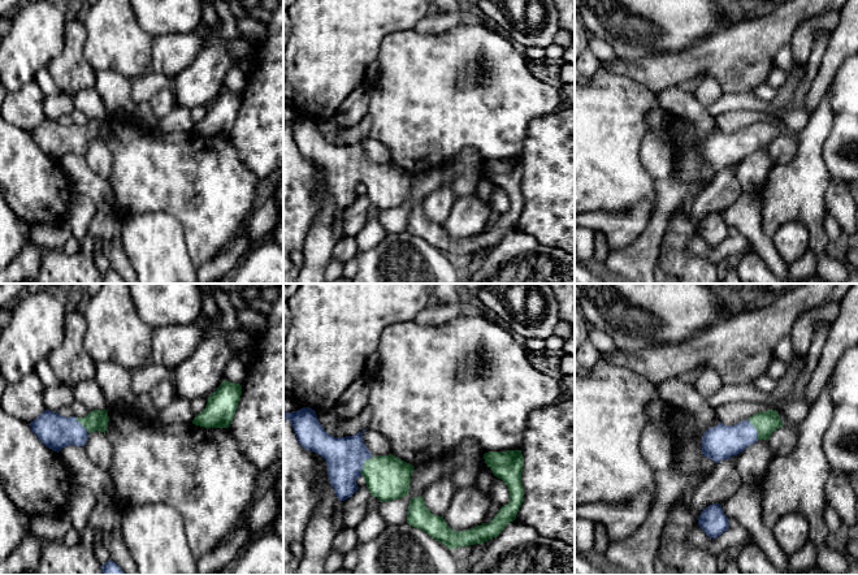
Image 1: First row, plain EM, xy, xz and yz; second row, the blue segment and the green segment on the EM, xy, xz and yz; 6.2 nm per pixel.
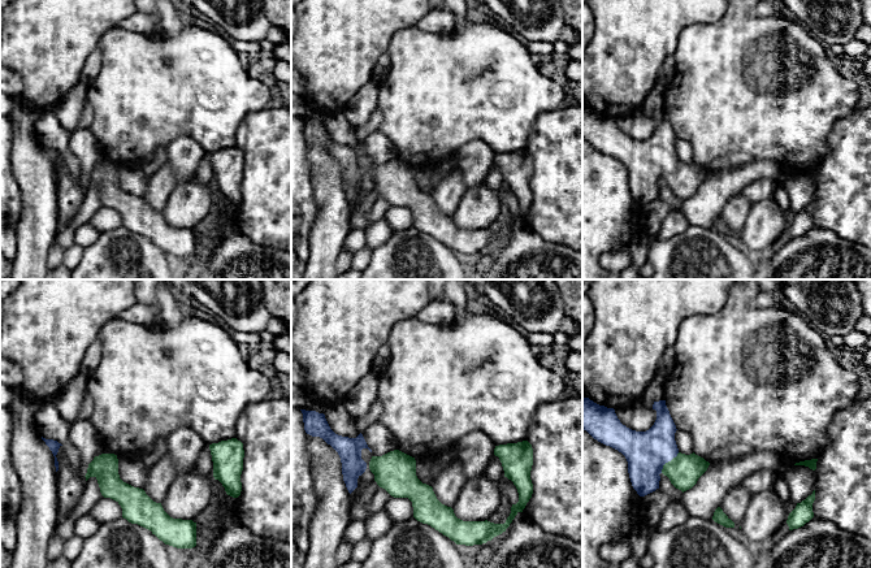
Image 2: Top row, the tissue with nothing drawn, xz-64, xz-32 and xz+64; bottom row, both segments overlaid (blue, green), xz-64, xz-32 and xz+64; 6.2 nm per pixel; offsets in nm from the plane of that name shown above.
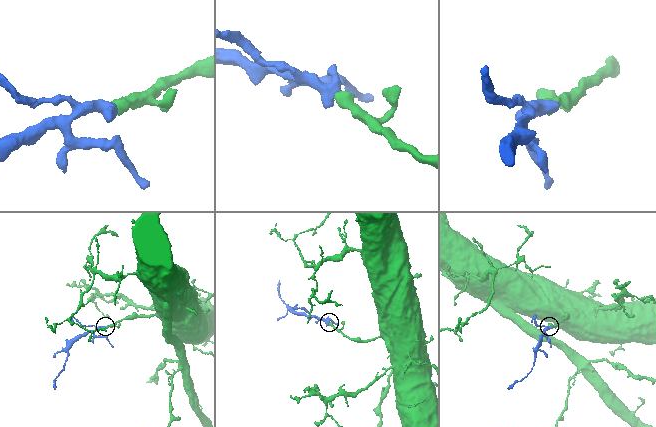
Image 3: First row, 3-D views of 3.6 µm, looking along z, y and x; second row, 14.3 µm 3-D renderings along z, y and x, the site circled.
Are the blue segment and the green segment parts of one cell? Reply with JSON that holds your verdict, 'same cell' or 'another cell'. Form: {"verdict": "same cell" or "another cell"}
{"verdict": "same cell"}

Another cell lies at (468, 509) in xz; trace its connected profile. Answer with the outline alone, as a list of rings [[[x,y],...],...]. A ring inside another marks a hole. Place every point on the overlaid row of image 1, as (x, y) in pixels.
[[[477,485],[463,488],[455,492],[443,519],[454,531],[471,529],[485,523],[490,503],[490,494]]]

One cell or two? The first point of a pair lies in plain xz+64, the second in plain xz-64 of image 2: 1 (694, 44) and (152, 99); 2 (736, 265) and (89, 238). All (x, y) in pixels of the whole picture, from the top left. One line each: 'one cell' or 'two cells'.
1: one cell
2: two cells

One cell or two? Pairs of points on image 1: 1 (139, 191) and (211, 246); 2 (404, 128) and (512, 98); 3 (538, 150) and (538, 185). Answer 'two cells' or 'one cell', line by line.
1: one cell
2: one cell
3: one cell

